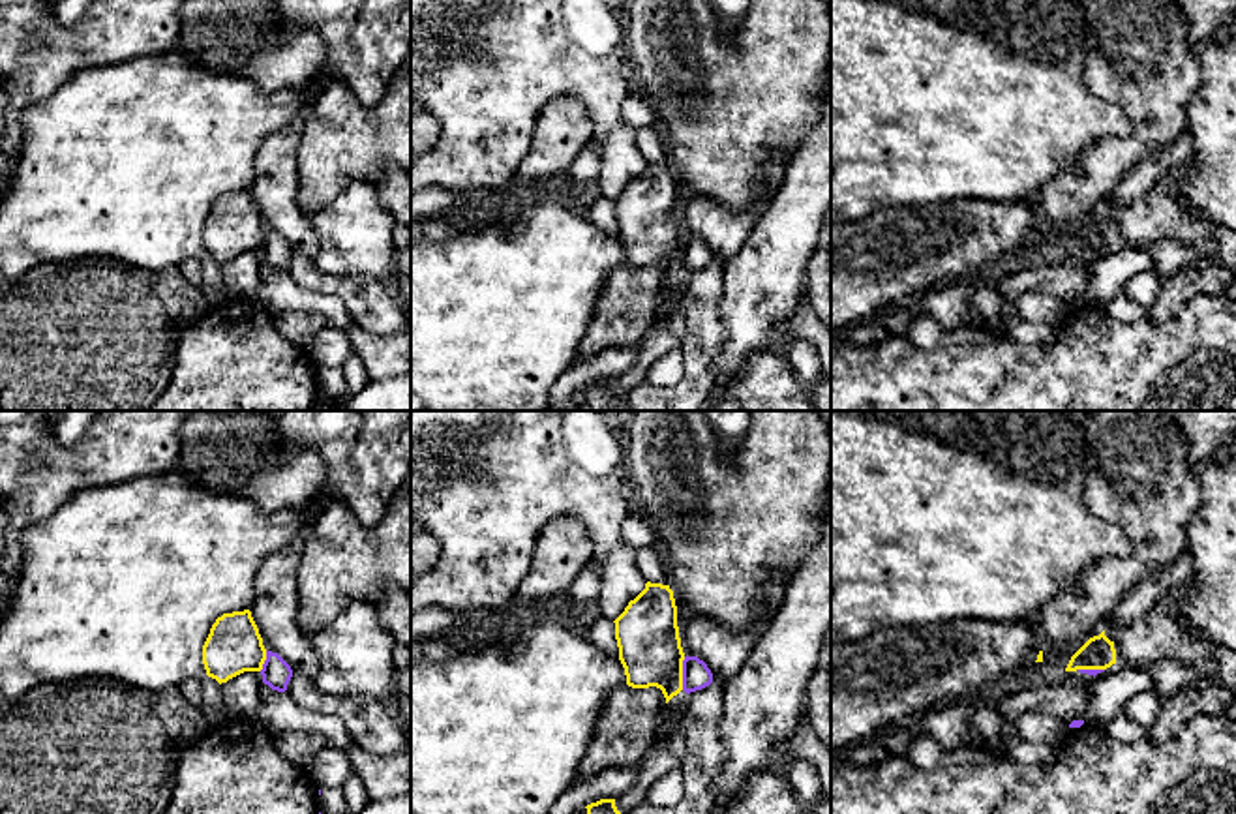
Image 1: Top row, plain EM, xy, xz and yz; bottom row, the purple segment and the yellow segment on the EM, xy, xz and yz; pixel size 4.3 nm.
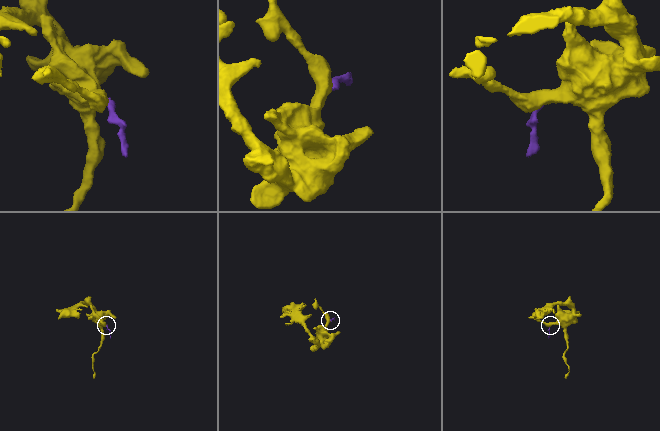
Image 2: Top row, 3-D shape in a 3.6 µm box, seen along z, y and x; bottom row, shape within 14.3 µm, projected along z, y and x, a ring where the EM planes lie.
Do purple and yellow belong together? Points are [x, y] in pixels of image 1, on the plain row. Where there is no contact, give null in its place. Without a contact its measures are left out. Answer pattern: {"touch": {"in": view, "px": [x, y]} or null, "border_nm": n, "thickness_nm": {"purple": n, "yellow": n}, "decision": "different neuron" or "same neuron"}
{"touch": {"in": "xz", "px": [683, 254]}, "border_nm": 140, "thickness_nm": {"purple": 120, "yellow": 280}, "decision": "different neuron"}

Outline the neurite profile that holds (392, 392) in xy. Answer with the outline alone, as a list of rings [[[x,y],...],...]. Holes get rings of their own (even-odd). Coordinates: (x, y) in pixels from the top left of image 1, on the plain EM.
[[[411,373],[369,381],[339,403],[338,411],[411,411]]]

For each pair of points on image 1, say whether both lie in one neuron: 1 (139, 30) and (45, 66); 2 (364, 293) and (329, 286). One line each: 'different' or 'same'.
1: same
2: same

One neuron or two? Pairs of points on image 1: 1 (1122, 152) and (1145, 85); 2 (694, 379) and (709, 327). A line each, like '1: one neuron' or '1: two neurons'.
1: one neuron
2: one neuron

